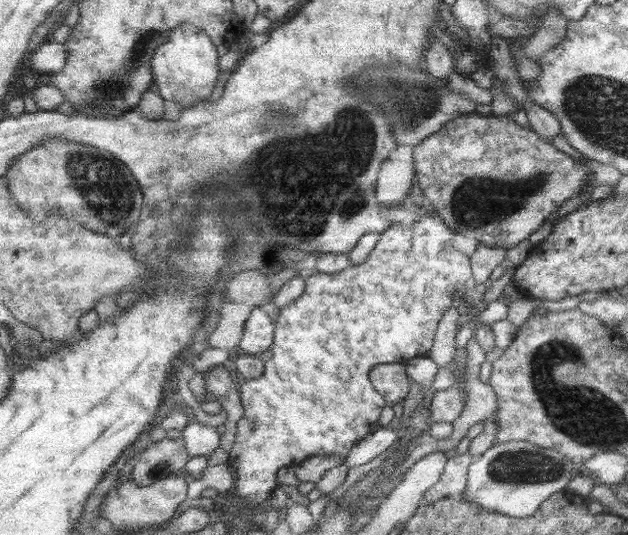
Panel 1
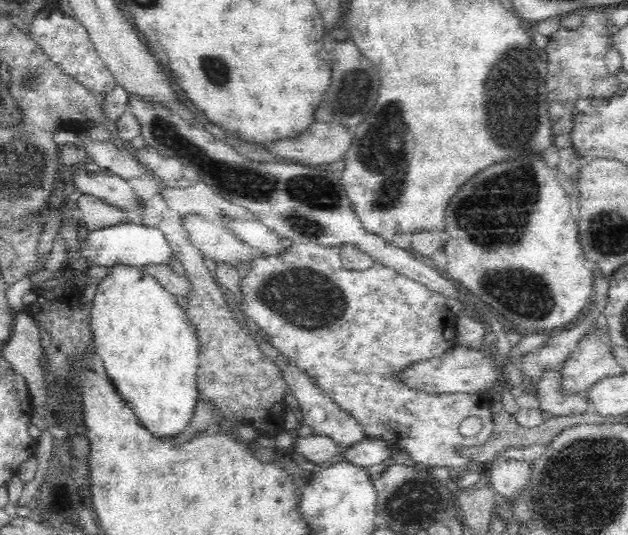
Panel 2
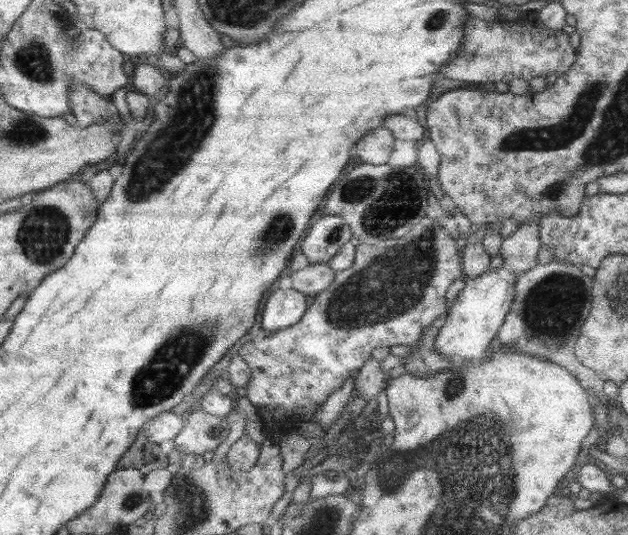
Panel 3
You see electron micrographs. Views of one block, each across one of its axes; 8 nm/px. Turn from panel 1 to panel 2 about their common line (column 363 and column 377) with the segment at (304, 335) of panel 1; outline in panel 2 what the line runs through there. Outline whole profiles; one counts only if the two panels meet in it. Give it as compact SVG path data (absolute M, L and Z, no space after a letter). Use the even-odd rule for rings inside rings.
M291 243L278 256L259 253L252 268L239 280L244 311L259 326L259 332L267 333L269 343L290 364L299 366L321 392L349 412L367 437L383 438L392 451L409 453L417 467L446 466L461 473L466 471L473 460L468 455L458 455L456 448L465 446L467 451L490 438L495 425L490 393L418 392L398 380L398 372L406 370L412 362L442 356L457 344L457 319L447 308L447 298L379 262L368 270L346 269L342 265L340 246L318 243ZM470 416L481 418L483 426L477 435L464 437L458 428Z

